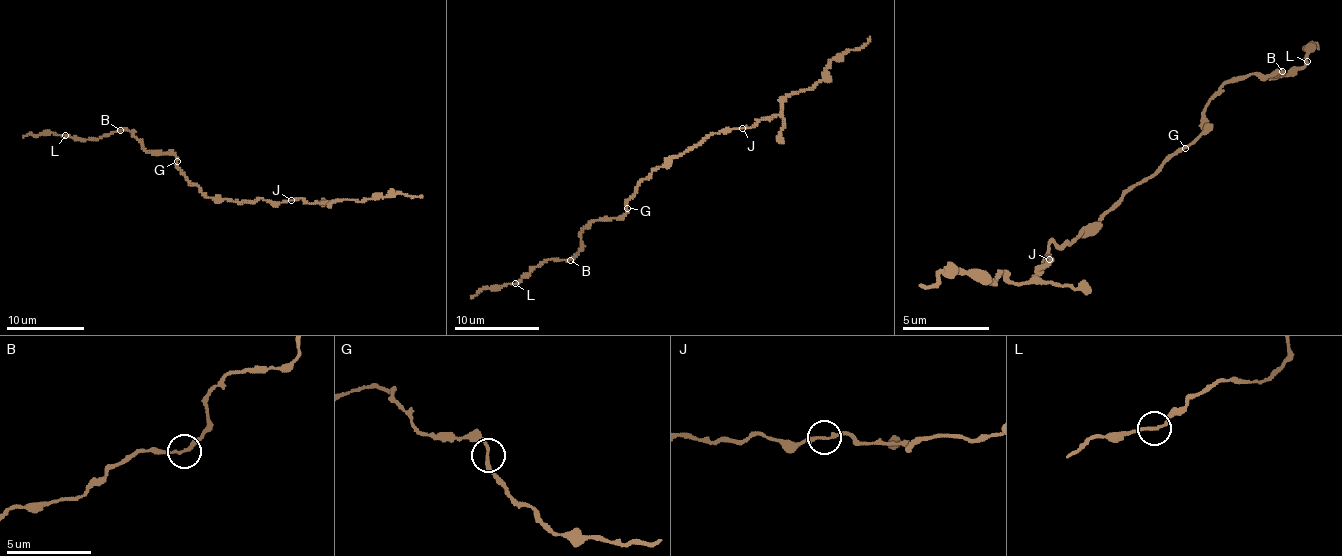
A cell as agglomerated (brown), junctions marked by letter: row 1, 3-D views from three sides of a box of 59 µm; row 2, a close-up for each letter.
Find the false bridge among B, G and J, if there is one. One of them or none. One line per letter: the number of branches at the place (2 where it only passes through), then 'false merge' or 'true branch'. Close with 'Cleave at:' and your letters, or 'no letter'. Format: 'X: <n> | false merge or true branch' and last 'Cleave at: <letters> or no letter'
B: 2 | true branch
G: 2 | true branch
J: 2 | true branch
Cleave at: no letter

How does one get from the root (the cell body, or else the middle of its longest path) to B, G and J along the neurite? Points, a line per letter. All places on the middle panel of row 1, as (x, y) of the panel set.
B: (658, 169), (640, 183), (621, 216), (600, 218), (581, 230), (581, 248), (570, 259)
G: (658, 169), (640, 183), (635, 195), (628, 200), (627, 209)
J: (658, 169), (701, 145), (710, 135), (742, 128)

